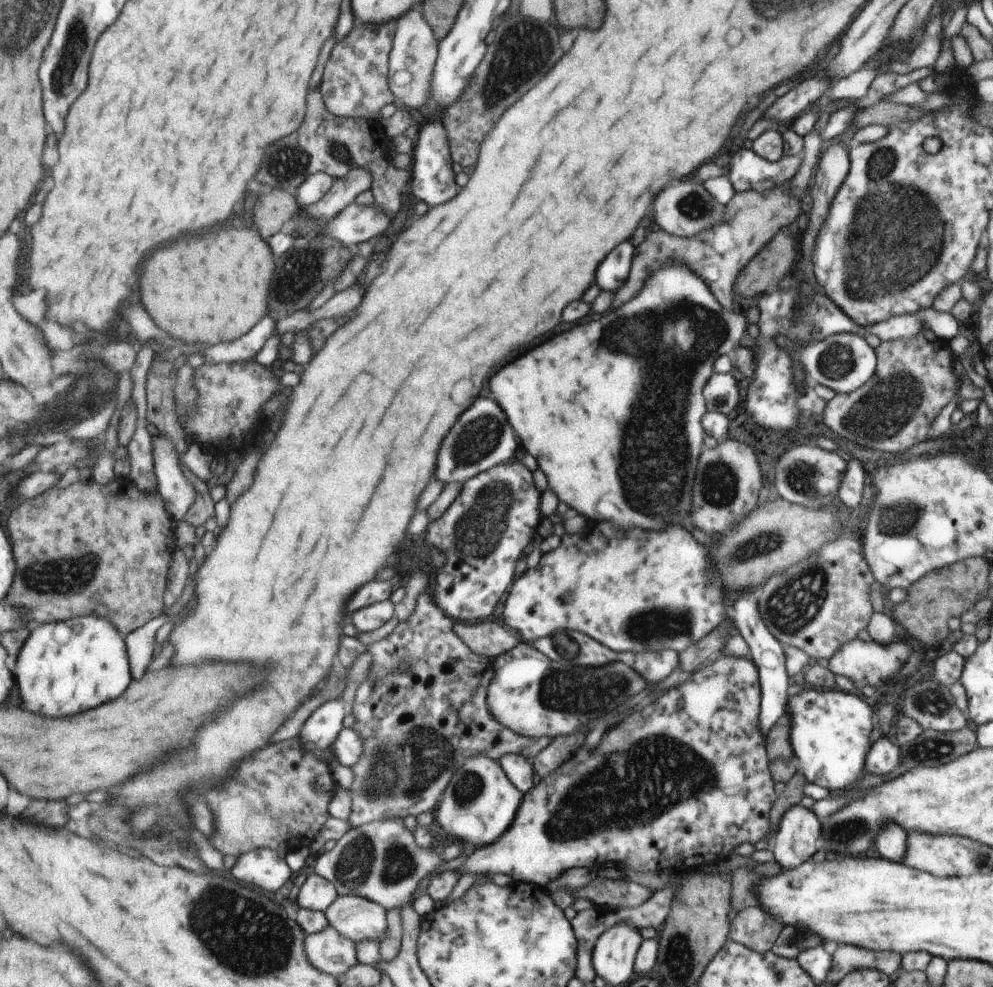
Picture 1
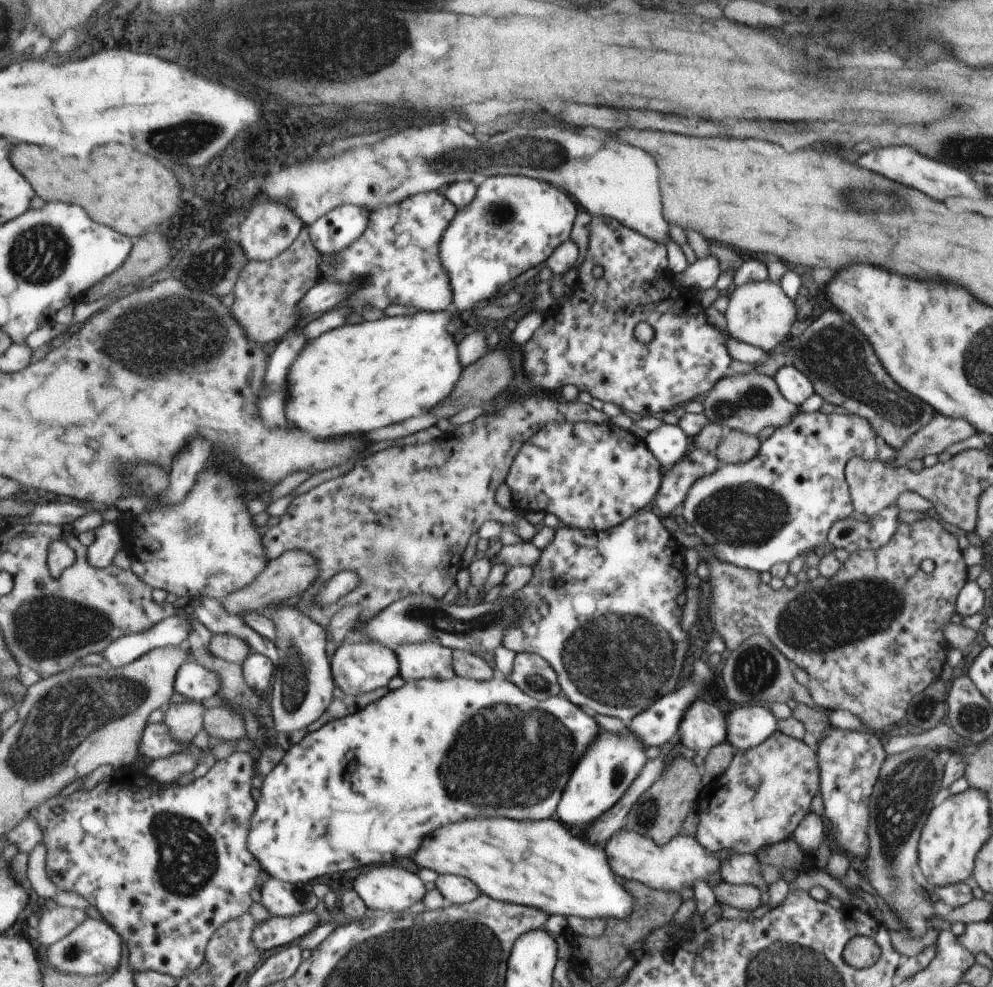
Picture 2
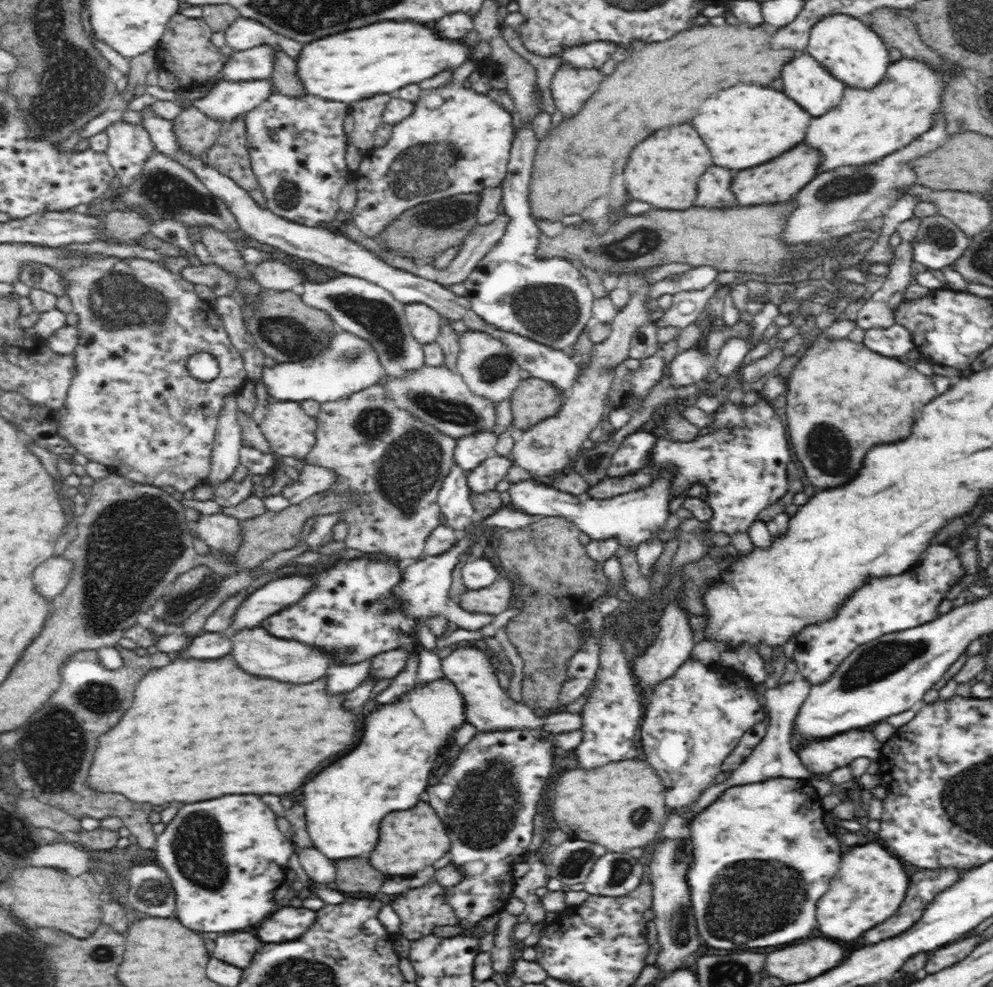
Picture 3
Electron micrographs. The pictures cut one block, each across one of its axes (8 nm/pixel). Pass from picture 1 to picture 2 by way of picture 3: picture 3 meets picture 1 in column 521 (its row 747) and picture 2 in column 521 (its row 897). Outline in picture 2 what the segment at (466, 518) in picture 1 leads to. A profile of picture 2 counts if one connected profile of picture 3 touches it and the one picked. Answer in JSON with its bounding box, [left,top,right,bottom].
[505,422,660,532]

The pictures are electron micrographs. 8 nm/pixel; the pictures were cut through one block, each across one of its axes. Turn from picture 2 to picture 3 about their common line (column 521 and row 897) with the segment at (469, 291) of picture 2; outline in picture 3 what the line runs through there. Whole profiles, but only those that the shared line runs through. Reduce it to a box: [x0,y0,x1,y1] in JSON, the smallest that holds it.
[154,794,293,932]

